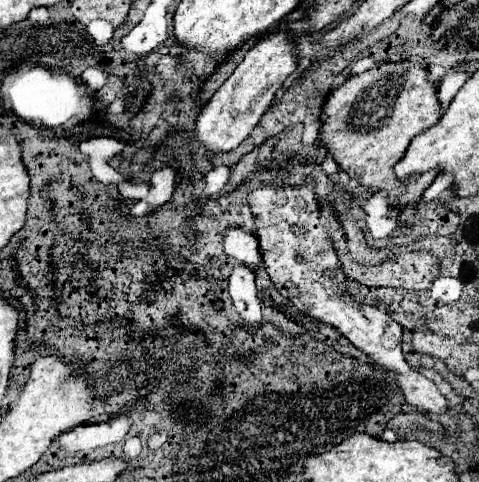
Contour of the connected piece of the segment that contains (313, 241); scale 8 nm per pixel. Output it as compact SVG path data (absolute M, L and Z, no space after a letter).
M306 178L302 186L264 184L248 194L248 204L256 218L262 262L278 292L288 298L300 312L336 328L344 338L348 338L356 348L364 350L382 368L396 372L398 384L404 390L406 402L410 406L426 414L436 414L448 432L458 432L460 424L450 412L448 400L440 394L436 384L406 364L400 350L400 324L378 308L354 300L354 296L348 292L346 276L340 266L336 248L326 228L320 224L320 206L314 194L314 178Z

